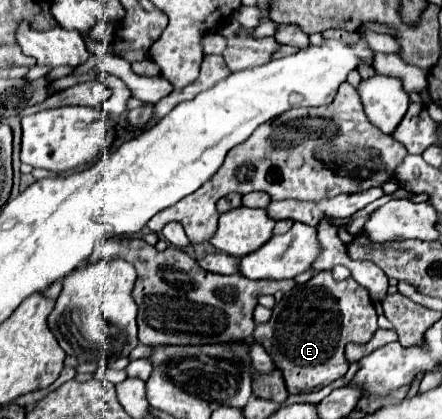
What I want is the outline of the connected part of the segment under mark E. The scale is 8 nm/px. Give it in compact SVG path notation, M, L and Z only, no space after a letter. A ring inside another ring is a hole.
M330 271L316 273L308 283L296 285L280 303L272 319L254 329L254 339L264 345L276 367L280 367L288 393L310 393L340 379L348 371L344 357L346 343L368 343L376 333L376 311L368 289L354 279L334 281Z

